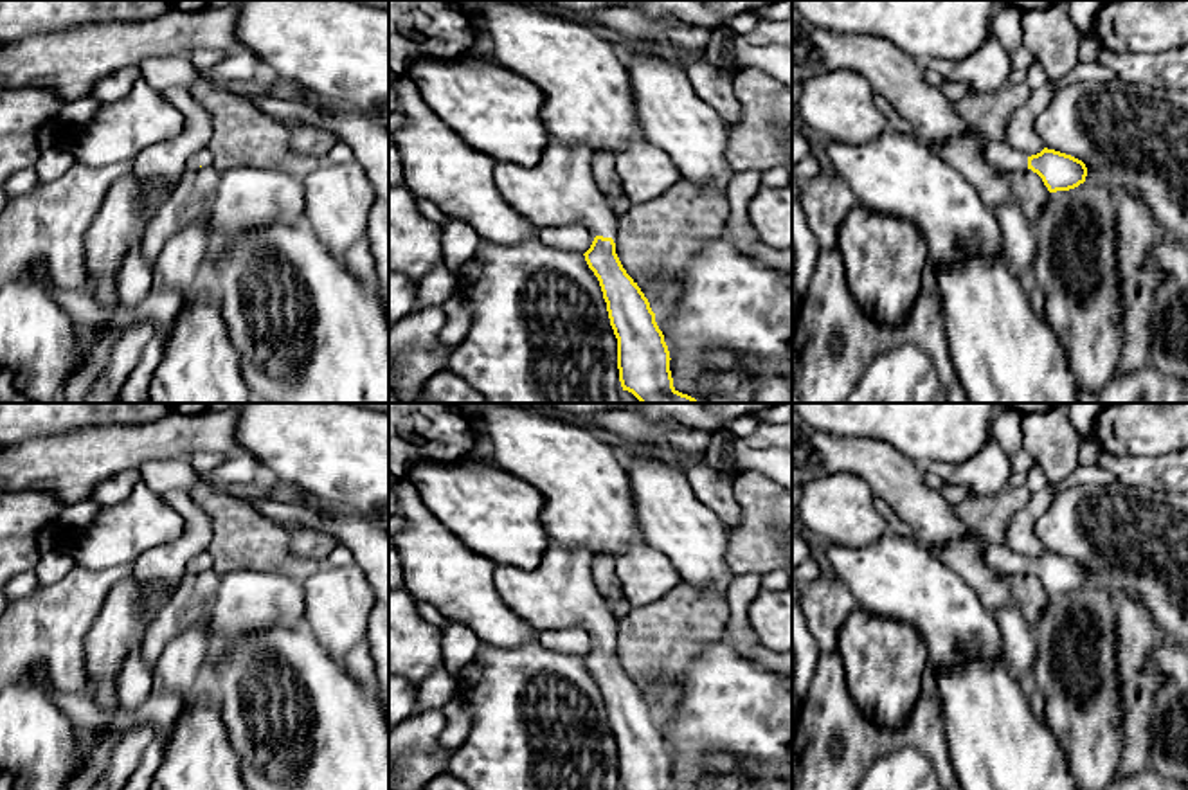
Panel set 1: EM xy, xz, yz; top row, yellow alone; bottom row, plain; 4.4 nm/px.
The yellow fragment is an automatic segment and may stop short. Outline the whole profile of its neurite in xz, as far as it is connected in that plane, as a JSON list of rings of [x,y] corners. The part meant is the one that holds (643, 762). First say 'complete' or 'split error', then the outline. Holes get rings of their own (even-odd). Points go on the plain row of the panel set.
split error; [[[551,543],[538,569],[526,572],[511,565],[497,565],[493,581],[504,605],[535,630],[580,626],[596,639],[583,657],[599,684],[610,729],[617,741],[617,772],[621,790],[673,790],[670,754],[655,725],[655,716],[637,686],[626,677],[616,657],[617,621],[592,581],[594,554],[587,549],[563,549]]]

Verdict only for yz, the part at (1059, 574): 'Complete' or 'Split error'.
Split error

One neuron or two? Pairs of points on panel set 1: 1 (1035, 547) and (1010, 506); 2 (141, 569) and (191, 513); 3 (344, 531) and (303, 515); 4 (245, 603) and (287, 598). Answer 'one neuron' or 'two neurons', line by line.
1: two neurons
2: one neuron
3: one neuron
4: one neuron

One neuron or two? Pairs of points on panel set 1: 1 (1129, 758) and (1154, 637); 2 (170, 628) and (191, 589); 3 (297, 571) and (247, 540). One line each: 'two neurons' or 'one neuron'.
1: one neuron
2: one neuron
3: one neuron

